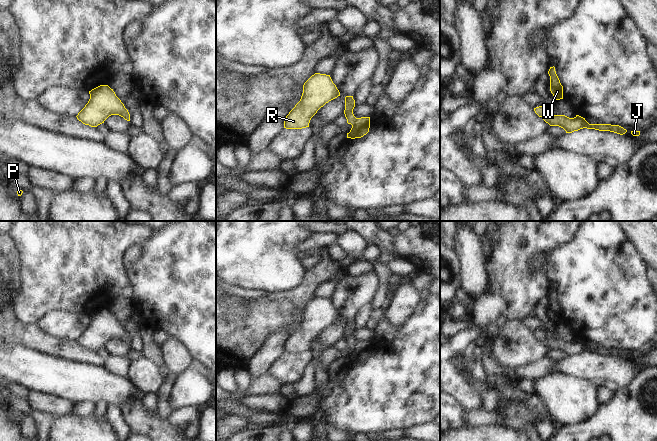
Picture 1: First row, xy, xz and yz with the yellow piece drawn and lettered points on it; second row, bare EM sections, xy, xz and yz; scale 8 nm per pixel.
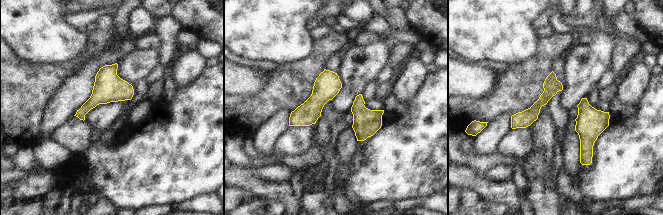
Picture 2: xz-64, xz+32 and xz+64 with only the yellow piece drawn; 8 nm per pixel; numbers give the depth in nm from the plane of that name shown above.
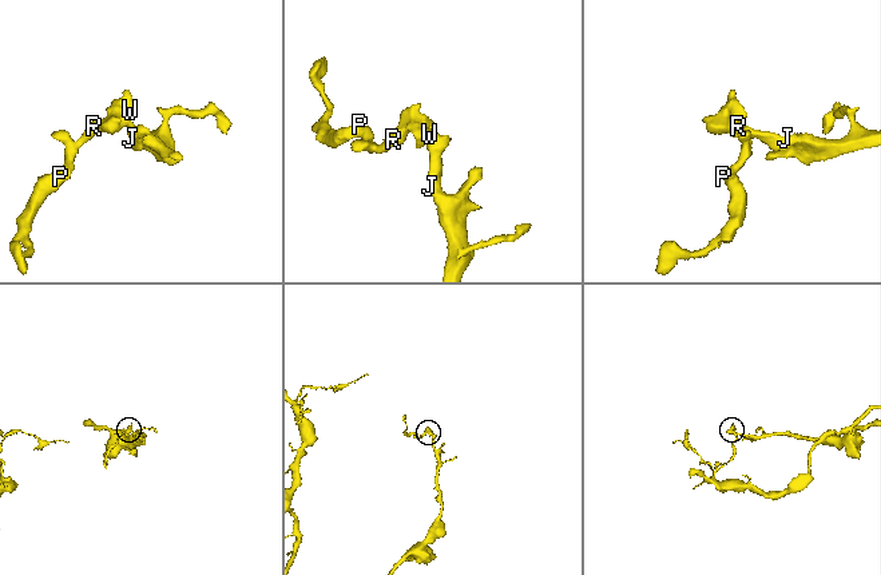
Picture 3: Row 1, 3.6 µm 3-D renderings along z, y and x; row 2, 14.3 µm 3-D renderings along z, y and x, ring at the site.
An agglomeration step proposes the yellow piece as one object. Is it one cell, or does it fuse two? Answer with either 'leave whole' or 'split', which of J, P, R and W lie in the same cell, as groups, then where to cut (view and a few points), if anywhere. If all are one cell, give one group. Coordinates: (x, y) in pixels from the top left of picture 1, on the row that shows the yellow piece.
leave whole; groups J P R W; cut none

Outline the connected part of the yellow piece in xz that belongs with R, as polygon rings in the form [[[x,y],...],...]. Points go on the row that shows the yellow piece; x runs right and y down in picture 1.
[[[315,73],[304,83],[301,99],[286,116],[284,128],[309,127],[310,120],[317,111],[338,96],[340,92],[330,75]]]

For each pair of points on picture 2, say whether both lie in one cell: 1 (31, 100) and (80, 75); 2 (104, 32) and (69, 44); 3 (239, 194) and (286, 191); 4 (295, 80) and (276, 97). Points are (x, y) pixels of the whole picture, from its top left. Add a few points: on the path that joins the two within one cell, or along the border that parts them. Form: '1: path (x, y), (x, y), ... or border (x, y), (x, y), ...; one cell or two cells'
1: border (77, 68), (63, 81), (47, 104); two cells
2: border (85, 34), (85, 48), (75, 58); two cells
3: border (234, 186), (245, 189), (253, 195); two cells
4: path (290, 85), (281, 92); one cell

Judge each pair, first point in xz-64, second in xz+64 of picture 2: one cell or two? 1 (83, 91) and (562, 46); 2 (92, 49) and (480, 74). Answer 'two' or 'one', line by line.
1: two
2: two

